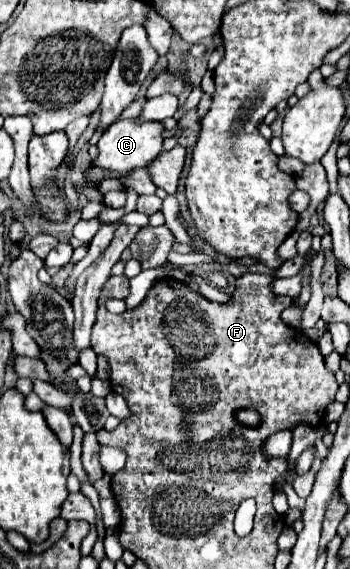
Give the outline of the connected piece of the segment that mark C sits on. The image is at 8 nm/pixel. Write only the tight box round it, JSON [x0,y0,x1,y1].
[92,118,164,176]

